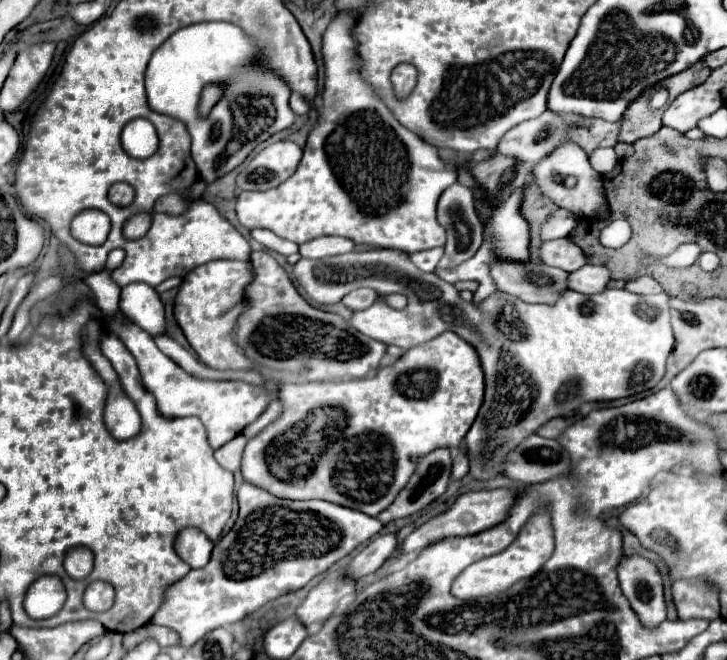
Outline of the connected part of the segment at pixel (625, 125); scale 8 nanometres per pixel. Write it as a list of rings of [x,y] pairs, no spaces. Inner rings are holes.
[[[636,97],[628,105],[628,109],[624,111],[624,117],[620,119],[618,141],[620,143],[634,143],[636,139],[656,135],[660,131],[662,113],[664,113],[664,109],[648,111],[646,99],[644,97]]]

